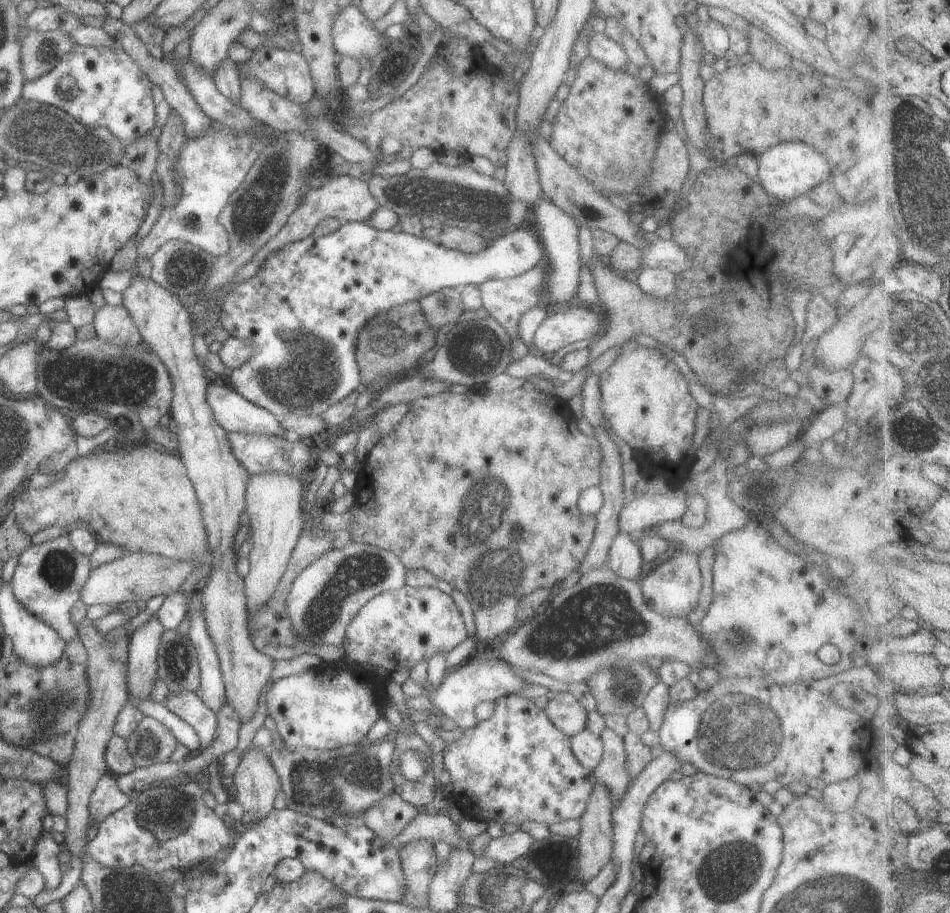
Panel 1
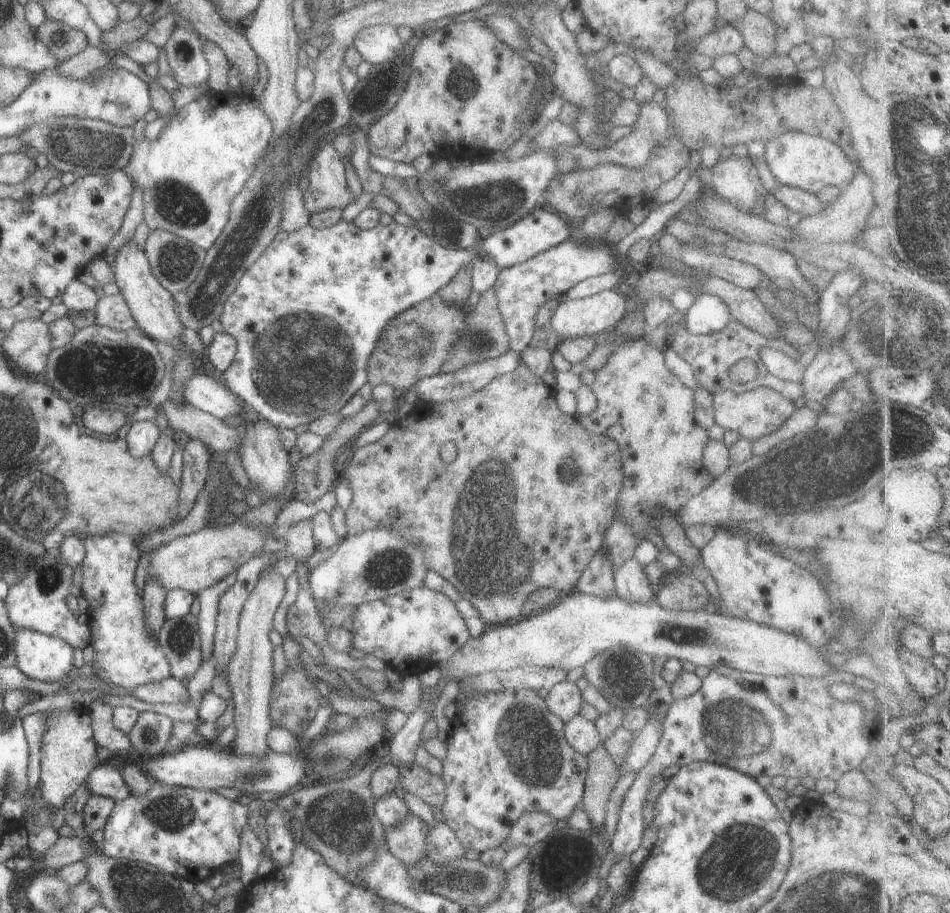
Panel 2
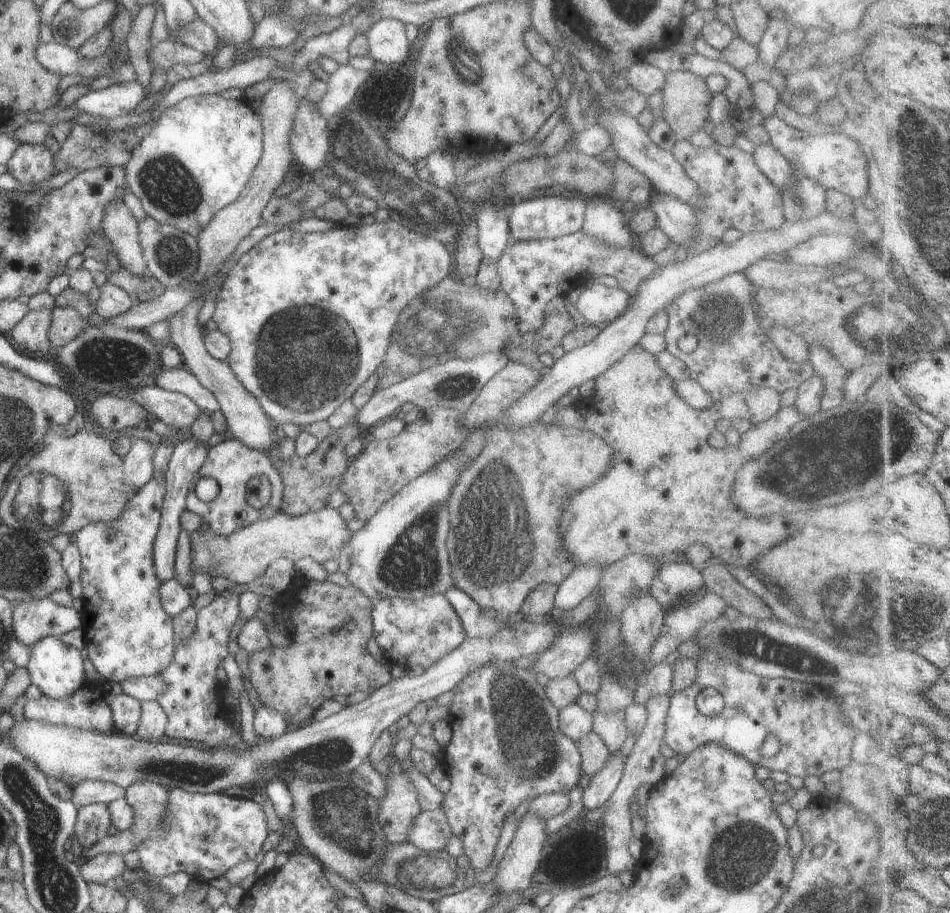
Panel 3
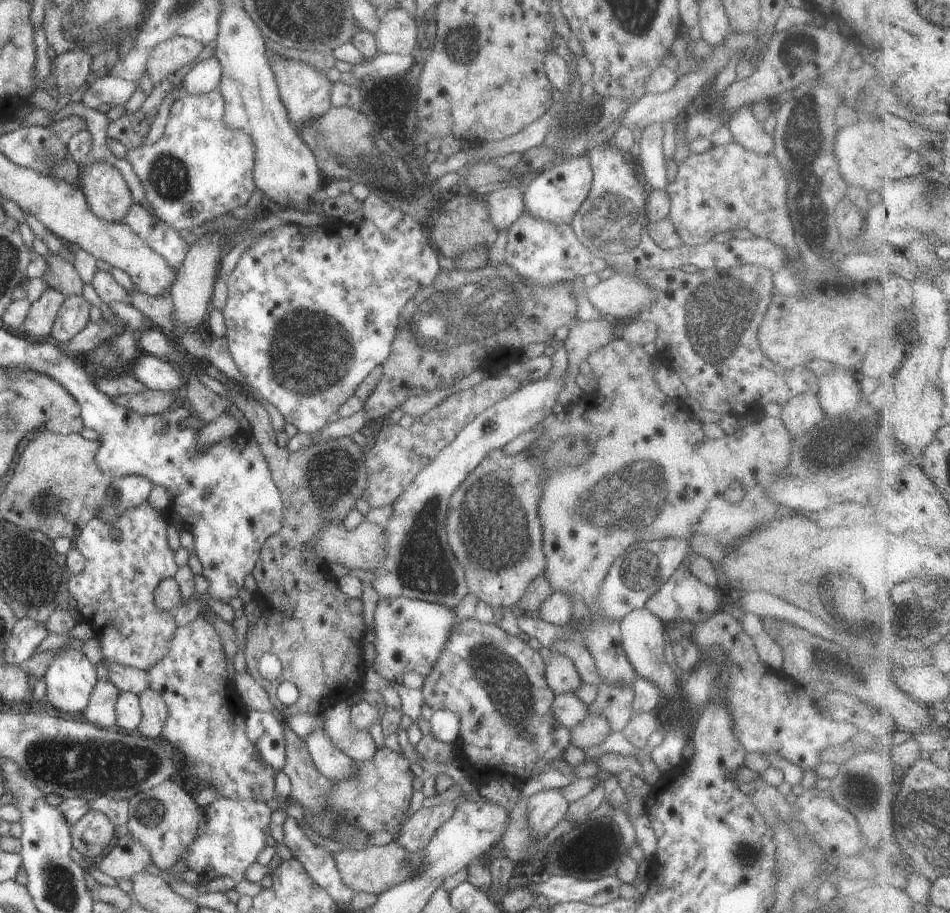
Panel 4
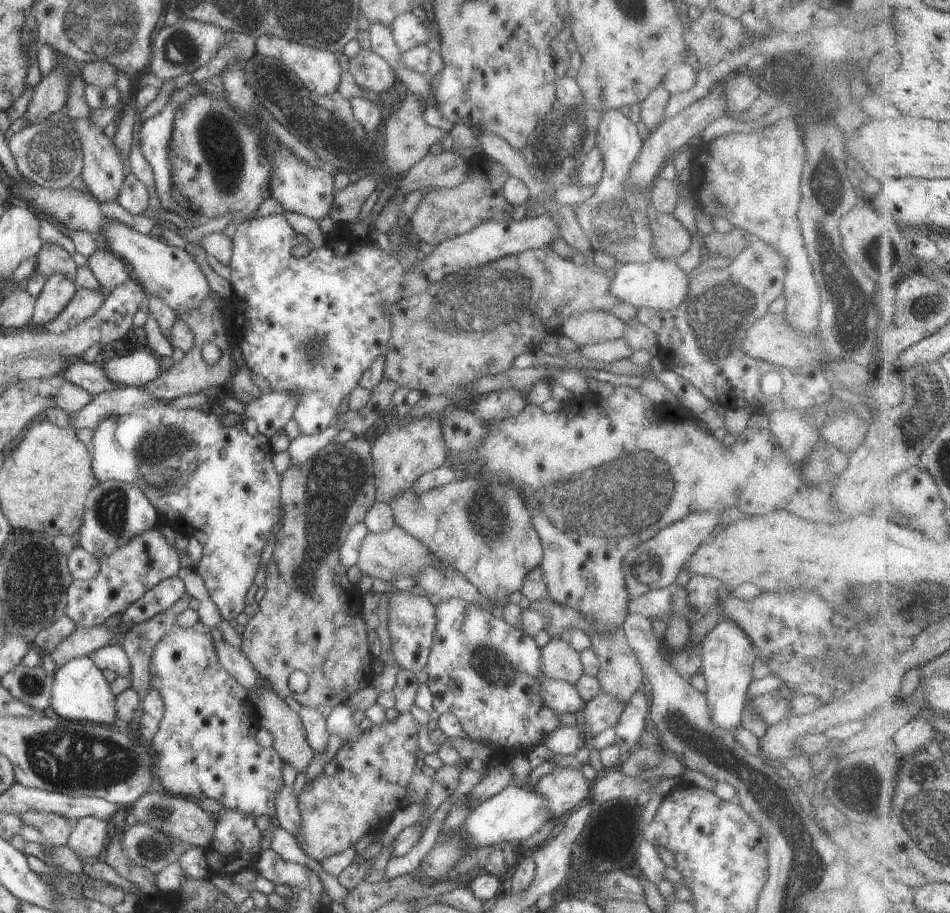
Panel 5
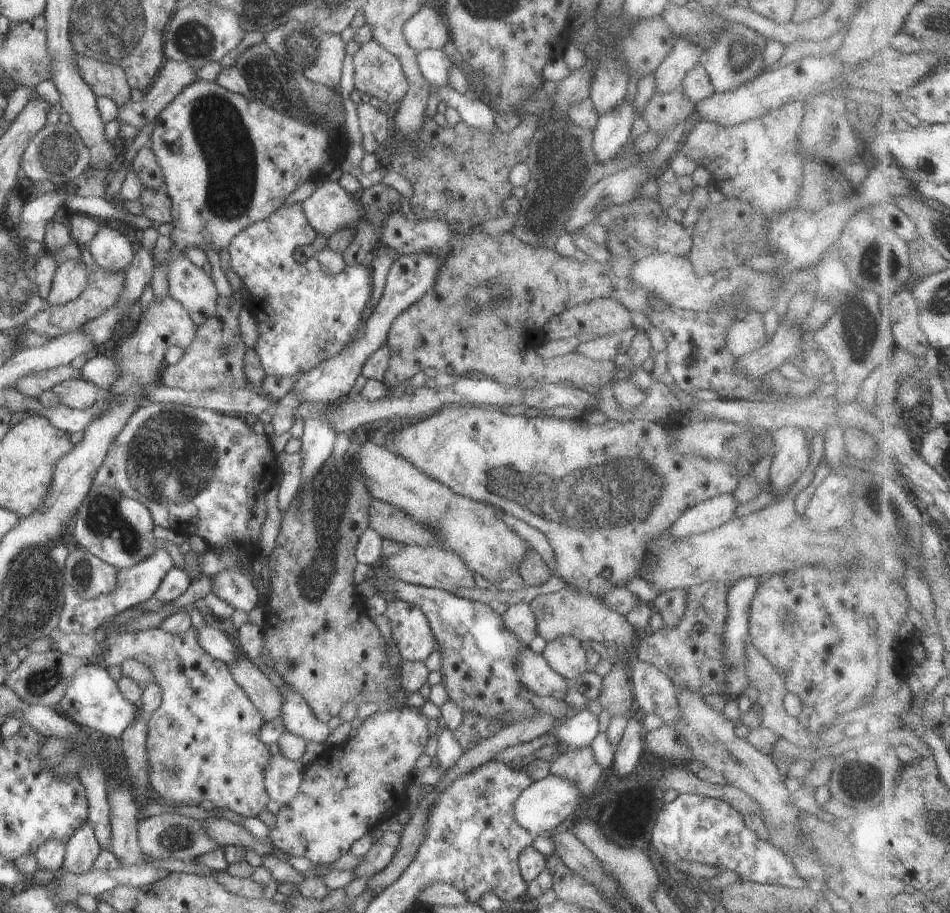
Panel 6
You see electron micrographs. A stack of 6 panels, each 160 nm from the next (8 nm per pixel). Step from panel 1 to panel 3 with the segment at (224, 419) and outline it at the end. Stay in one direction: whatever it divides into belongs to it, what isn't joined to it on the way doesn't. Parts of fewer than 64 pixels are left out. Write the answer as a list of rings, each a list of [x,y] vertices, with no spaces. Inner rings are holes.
[[[165,369],[157,371],[154,376],[156,387],[174,393],[181,393],[190,398],[200,409],[213,411],[219,409],[218,400],[208,391],[193,373],[182,369]]]

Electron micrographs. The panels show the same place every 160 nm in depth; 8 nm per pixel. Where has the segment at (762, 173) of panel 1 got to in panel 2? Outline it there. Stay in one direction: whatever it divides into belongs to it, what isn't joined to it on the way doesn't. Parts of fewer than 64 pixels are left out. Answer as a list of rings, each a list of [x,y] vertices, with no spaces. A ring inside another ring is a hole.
[[[785,132],[785,134],[771,138],[765,144],[764,159],[775,182],[803,188],[810,193],[819,192],[823,186],[829,186],[829,184],[845,188],[855,172],[853,164],[847,160],[847,156],[841,152],[841,148],[835,146],[831,140],[807,136],[801,132]]]

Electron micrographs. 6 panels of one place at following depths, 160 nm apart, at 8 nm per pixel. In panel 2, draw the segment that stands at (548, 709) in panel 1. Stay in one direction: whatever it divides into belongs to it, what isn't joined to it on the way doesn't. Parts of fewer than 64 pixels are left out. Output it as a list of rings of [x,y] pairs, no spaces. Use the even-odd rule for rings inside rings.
[[[561,681],[554,684],[546,694],[544,703],[546,707],[562,722],[577,715],[580,706],[585,702],[581,696],[582,691],[575,685],[574,681]]]

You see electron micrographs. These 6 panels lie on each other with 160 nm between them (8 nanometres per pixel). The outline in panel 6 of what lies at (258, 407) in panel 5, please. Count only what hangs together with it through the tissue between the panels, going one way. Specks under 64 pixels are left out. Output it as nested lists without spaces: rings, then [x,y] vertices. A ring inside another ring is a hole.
[[[399,255],[394,256],[386,275],[382,295],[366,321],[356,330],[343,348],[325,360],[305,371],[289,391],[293,391],[302,402],[331,403],[341,396],[347,396],[355,378],[369,354],[377,350],[388,336],[388,328],[393,319],[405,308],[418,299],[435,280],[441,262],[432,255]]]

